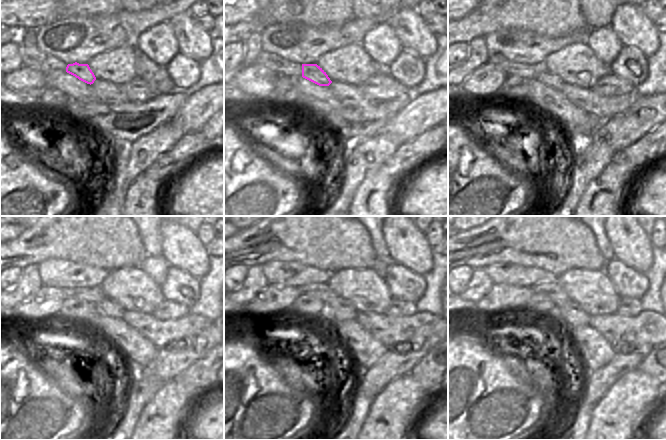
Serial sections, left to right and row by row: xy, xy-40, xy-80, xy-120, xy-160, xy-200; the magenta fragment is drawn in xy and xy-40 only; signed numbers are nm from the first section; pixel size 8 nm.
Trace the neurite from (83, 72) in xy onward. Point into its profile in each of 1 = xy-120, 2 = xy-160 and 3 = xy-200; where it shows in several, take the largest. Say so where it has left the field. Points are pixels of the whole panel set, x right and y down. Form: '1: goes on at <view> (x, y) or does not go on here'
1: goes on at xy-120 (107, 306)
2: goes on at xy-160 (339, 310)
3: goes on at xy-200 (569, 313)

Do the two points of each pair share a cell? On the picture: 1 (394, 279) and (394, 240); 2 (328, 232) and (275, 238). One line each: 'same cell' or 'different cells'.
1: different cells
2: same cell

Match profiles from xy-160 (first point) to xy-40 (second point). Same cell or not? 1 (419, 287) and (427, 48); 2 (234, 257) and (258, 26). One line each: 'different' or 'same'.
1: different
2: same

